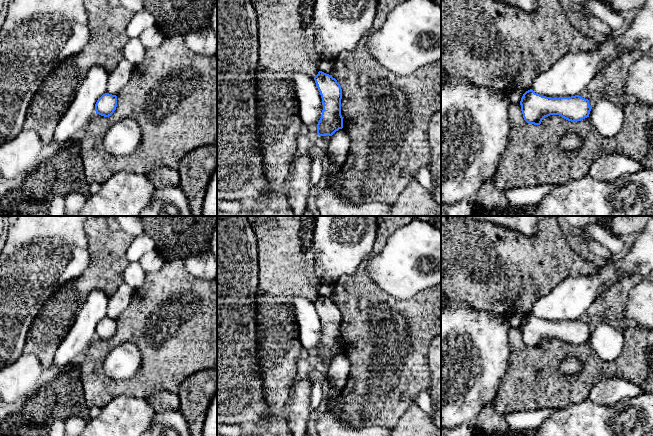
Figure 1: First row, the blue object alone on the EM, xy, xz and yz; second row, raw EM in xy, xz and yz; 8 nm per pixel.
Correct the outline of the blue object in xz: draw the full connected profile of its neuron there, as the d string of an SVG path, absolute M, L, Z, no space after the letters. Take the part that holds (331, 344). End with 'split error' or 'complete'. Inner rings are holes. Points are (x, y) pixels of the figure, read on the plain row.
M322 295L318 296L314 304L323 327L321 342L317 348L317 358L319 360L332 360L336 355L343 352L342 313L335 302Z | complete

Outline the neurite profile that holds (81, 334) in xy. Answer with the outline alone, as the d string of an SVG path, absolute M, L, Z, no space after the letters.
M100 289L89 293L68 333L60 342L52 366L64 366L79 354L86 353L96 338L97 324L107 317L109 297Z

